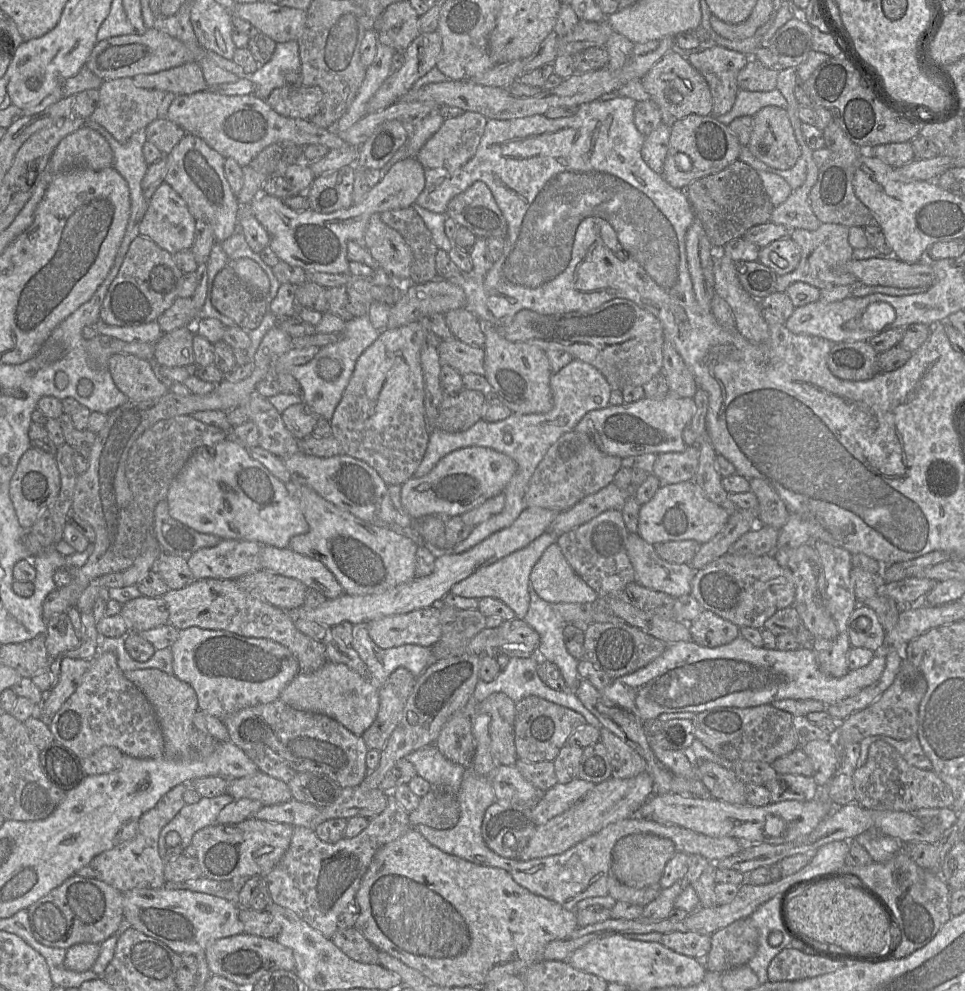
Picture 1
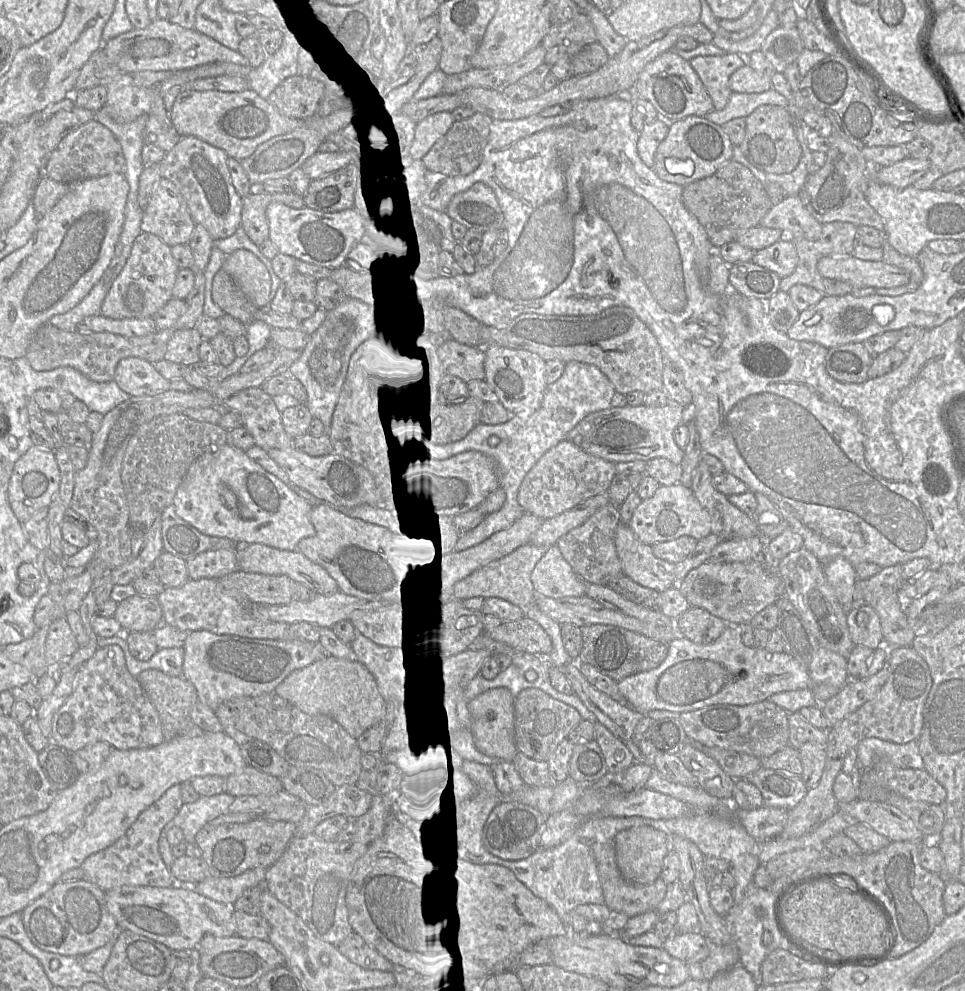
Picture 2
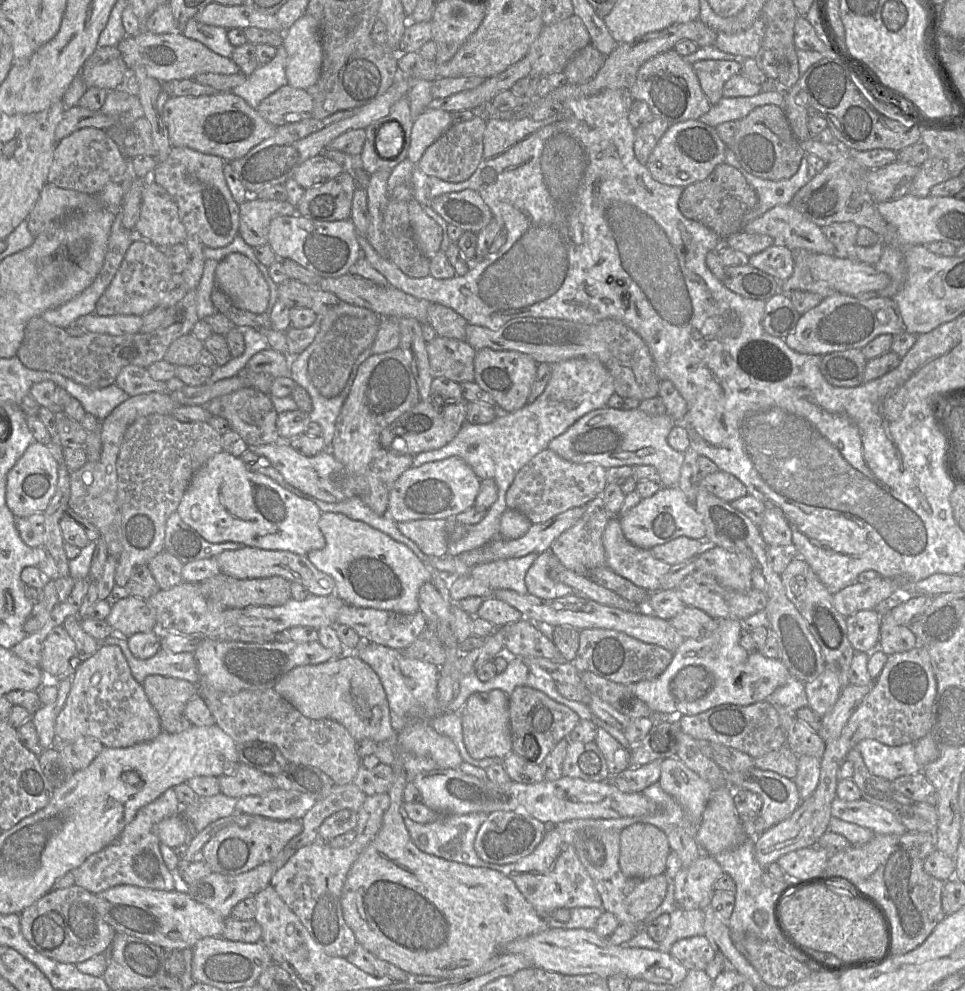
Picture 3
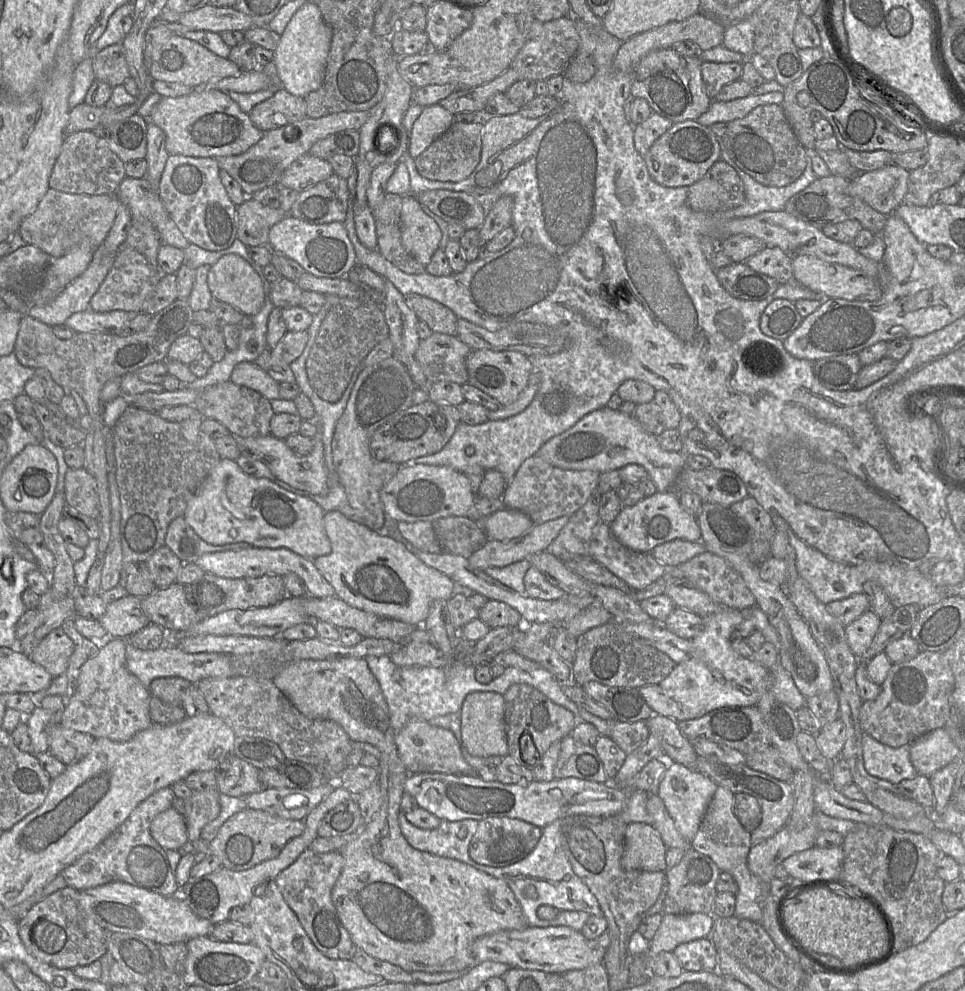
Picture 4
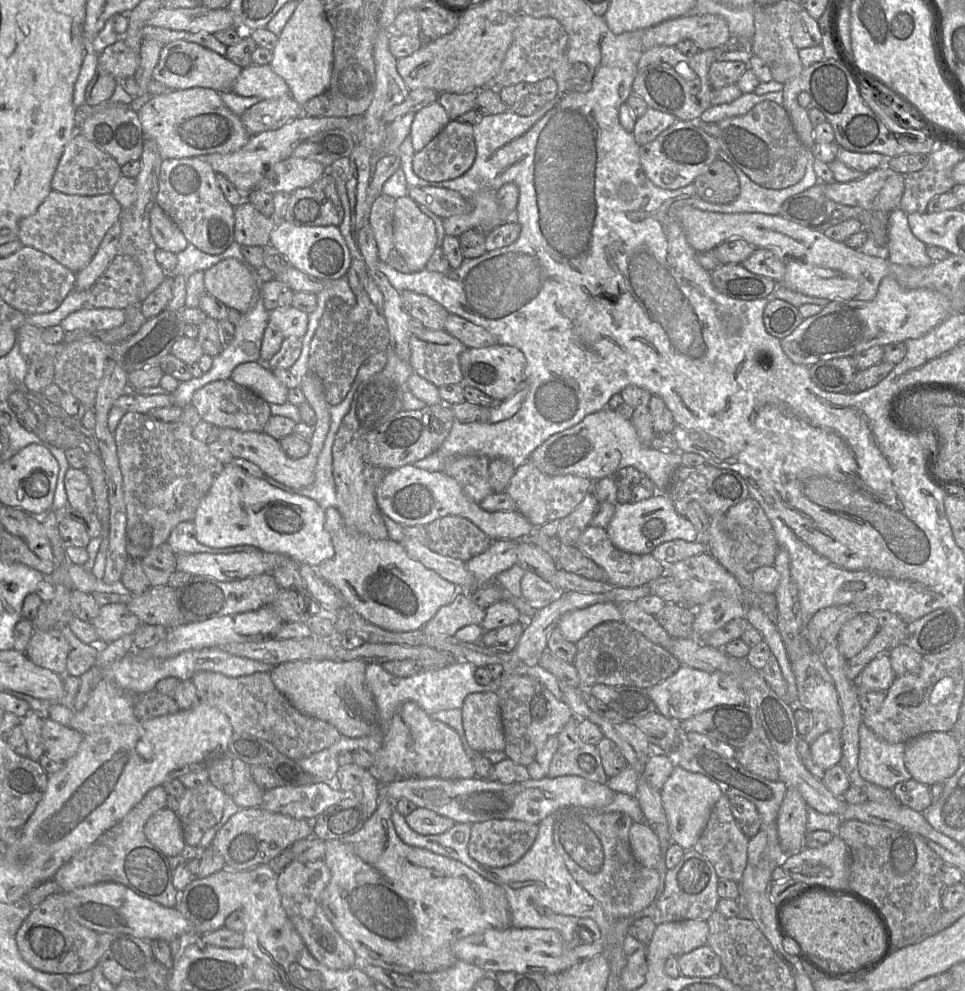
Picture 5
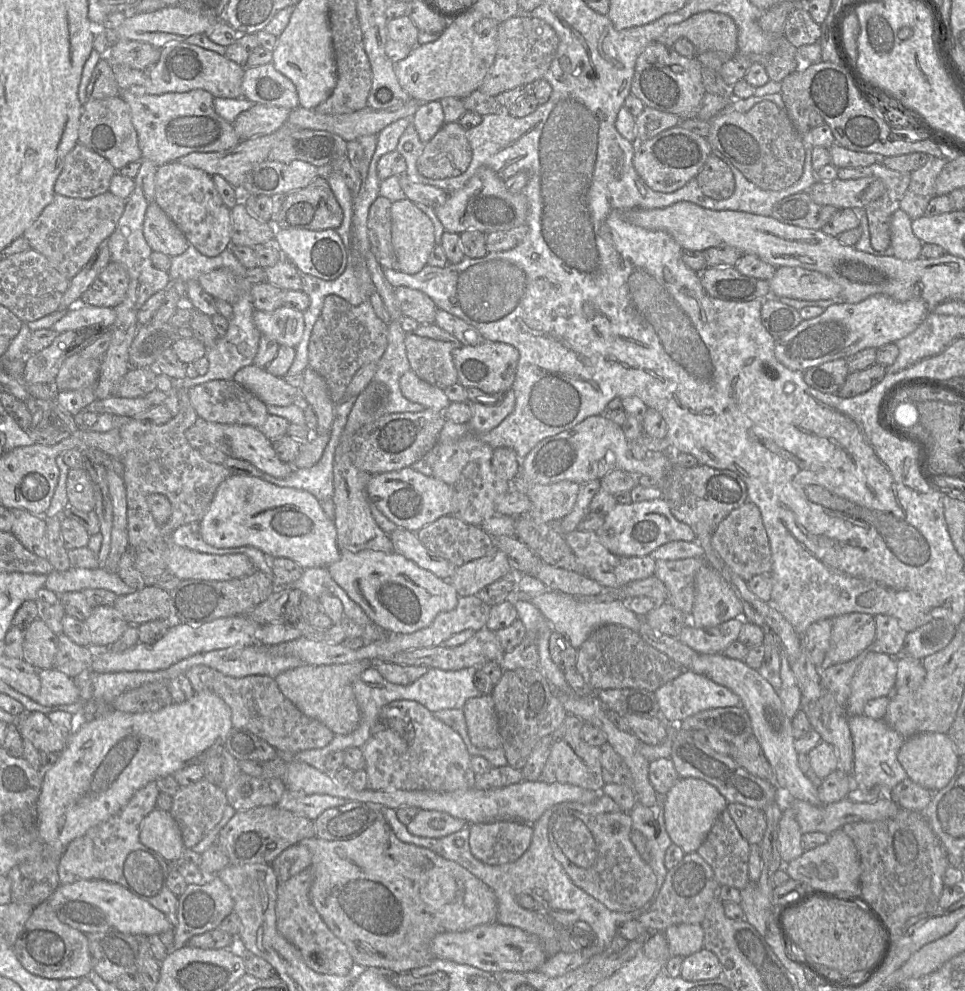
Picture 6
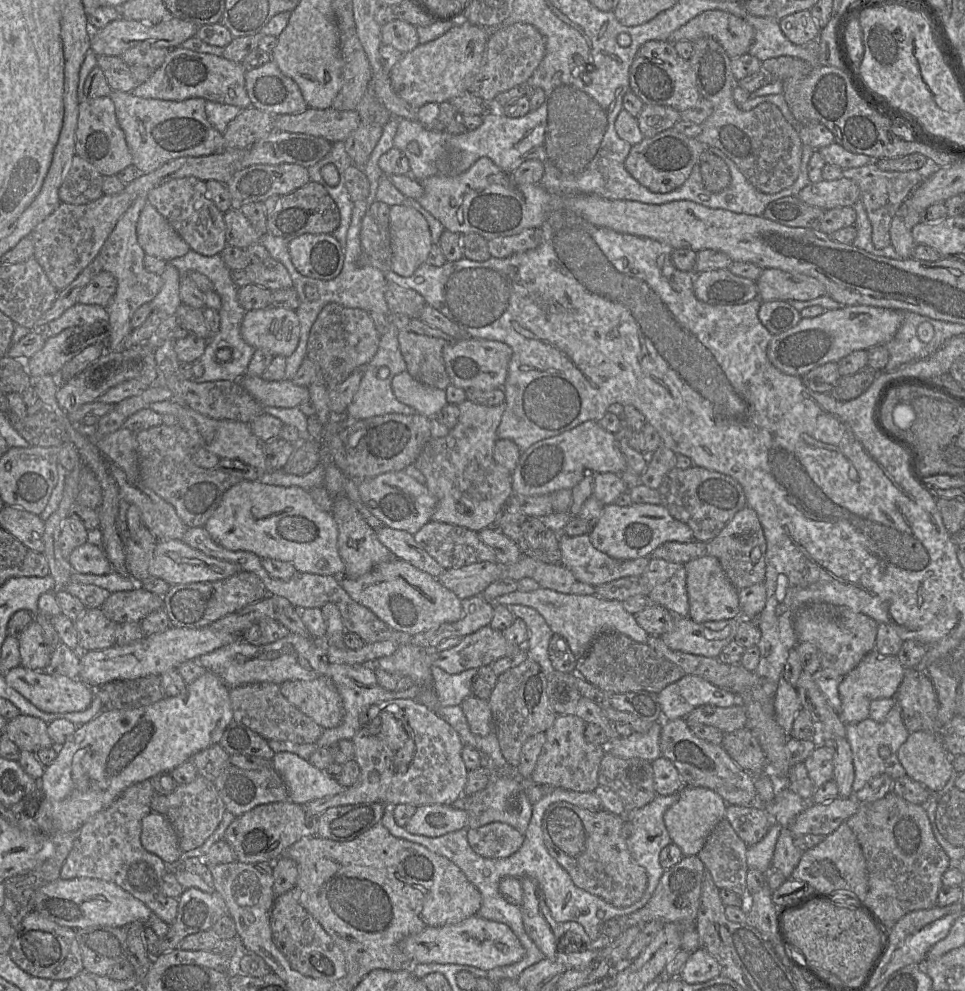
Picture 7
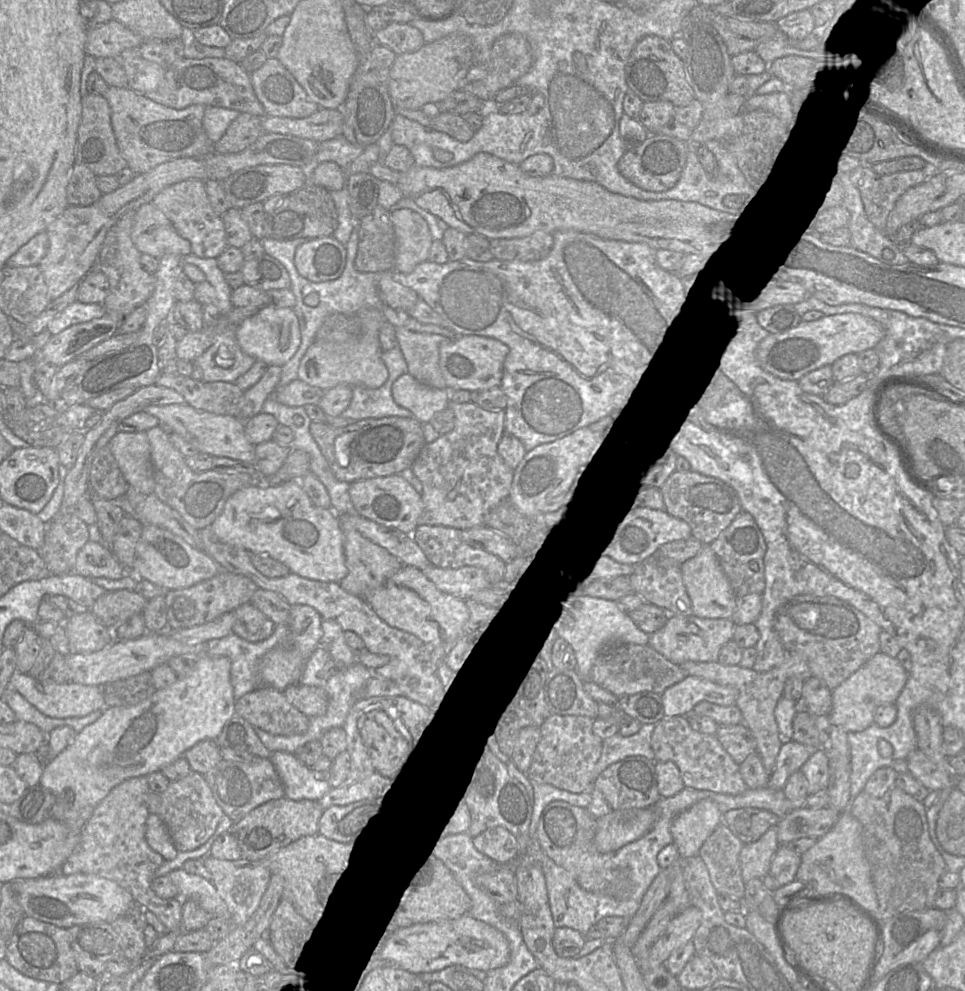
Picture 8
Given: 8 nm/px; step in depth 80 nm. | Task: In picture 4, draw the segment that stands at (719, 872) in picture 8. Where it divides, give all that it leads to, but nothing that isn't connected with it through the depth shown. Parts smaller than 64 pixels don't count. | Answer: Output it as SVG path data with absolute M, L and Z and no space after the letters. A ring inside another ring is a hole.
M718 785L699 829L691 841L691 848L710 857L721 872L731 872L736 866L747 862L752 846L751 832L746 830L734 812L734 793L723 785Z

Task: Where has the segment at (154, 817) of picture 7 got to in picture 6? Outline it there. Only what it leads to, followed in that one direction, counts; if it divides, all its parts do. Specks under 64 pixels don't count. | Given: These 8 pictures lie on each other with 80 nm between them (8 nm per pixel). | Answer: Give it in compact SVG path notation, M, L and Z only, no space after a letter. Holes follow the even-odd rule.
M157 808L141 822L140 841L169 862L182 858L185 850L181 831L170 812Z

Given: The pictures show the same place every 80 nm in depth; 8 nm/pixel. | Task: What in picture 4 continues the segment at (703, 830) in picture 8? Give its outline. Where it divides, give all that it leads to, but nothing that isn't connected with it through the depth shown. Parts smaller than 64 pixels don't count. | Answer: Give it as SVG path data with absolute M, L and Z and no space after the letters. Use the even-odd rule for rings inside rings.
M669 762L657 794L674 820L676 829L687 841L694 839L717 787L718 784L707 775L690 770L681 763Z

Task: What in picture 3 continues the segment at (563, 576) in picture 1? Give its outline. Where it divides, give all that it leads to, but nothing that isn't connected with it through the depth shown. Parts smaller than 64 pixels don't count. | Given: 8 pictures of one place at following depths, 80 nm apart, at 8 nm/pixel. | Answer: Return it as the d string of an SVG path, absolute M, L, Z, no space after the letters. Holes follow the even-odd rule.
M551 549L540 553L525 575L528 593L539 598L554 599L574 594L571 587L554 581L549 576L550 569L560 561Z

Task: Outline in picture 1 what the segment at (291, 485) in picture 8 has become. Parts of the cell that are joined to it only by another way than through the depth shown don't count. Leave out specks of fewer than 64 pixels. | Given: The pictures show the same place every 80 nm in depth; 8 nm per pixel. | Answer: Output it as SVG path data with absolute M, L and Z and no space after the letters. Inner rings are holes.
M228 439L213 446L197 448L171 482L166 501L173 519L200 533L217 535L221 539L255 541L261 545L287 548L292 537L309 530L298 500L287 491L285 484L251 458L247 449Z

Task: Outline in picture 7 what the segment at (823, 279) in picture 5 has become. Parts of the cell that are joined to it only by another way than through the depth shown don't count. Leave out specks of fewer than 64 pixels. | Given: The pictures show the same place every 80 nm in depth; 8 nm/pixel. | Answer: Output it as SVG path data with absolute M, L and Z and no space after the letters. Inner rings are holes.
M763 269L755 282L762 302L808 301L826 295L824 285L817 279L779 269Z

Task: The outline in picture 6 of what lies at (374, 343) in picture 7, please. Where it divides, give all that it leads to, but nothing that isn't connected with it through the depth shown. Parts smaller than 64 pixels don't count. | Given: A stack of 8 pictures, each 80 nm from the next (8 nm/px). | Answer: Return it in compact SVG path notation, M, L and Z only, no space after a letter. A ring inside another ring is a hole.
M337 295L325 297L310 336L308 367L325 380L334 404L346 398L346 388L362 366L379 361L387 347L387 335L388 324L376 315L369 299L354 306Z

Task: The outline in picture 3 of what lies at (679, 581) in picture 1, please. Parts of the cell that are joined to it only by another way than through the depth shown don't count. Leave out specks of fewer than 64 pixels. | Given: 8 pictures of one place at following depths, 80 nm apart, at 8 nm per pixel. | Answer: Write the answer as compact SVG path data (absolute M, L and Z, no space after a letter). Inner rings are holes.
M611 517L602 540L608 568L650 593L659 591L671 565L655 558L650 549L629 542L622 532L619 518Z

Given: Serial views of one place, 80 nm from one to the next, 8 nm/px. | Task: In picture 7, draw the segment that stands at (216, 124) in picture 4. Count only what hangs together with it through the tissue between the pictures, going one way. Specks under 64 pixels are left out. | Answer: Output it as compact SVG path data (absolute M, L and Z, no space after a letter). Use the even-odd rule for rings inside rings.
M112 90L109 97L114 102L117 121L125 134L132 165L140 174L153 172L180 157L209 156L225 148L223 134L208 121L207 101L203 98L183 101L148 99L118 90Z

